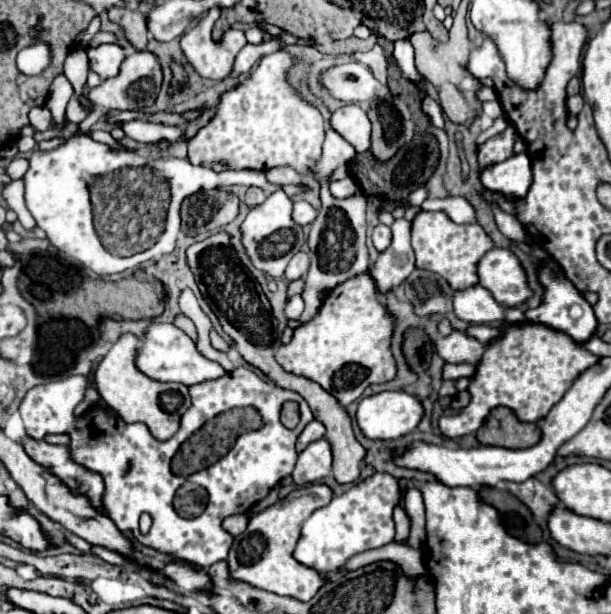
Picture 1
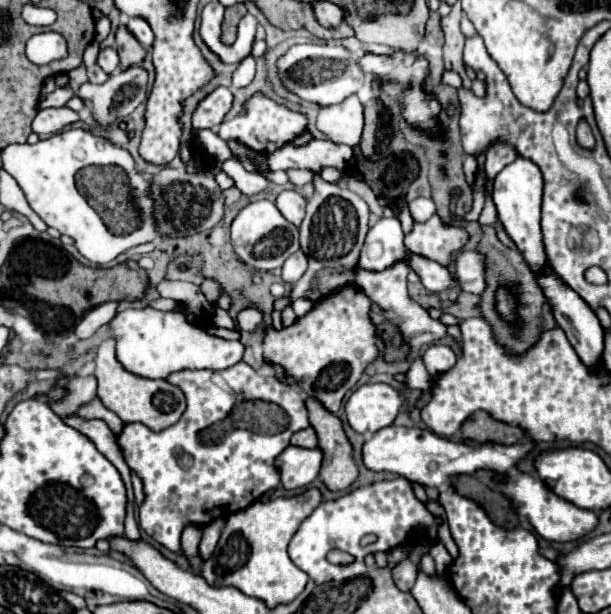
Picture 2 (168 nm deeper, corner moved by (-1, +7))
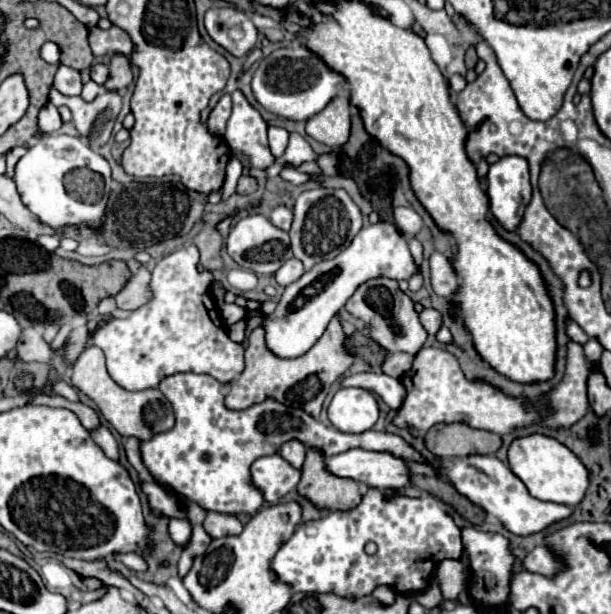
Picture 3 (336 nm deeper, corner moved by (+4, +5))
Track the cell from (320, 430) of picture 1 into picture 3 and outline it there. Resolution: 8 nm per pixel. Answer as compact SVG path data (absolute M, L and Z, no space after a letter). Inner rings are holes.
M291 439L291 441L283 443L283 447L281 447L279 455L281 455L283 459L287 459L291 465L301 467L301 465L303 465L303 461L305 461L305 451L307 451L307 449L305 449L305 445L303 445L301 441Z

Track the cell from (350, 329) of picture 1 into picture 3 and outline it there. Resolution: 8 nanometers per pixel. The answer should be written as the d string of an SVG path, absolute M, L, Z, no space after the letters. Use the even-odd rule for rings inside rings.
M335 315L327 325L325 333L317 339L317 343L301 357L283 359L277 357L265 341L265 327L255 327L247 337L245 349L245 369L239 379L235 379L225 397L225 405L229 409L247 409L267 397L275 397L277 401L285 403L287 407L299 407L311 413L315 419L321 413L321 405L331 391L331 385L343 377L343 373L355 363L355 355L347 349L347 335L341 327L341 317Z

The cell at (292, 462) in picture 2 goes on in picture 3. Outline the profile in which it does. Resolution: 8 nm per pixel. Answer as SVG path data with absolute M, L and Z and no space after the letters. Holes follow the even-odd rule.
M275 453L255 461L255 465L251 465L251 475L255 487L263 491L265 501L277 503L283 495L297 487L301 479L301 469L295 469L289 461Z

